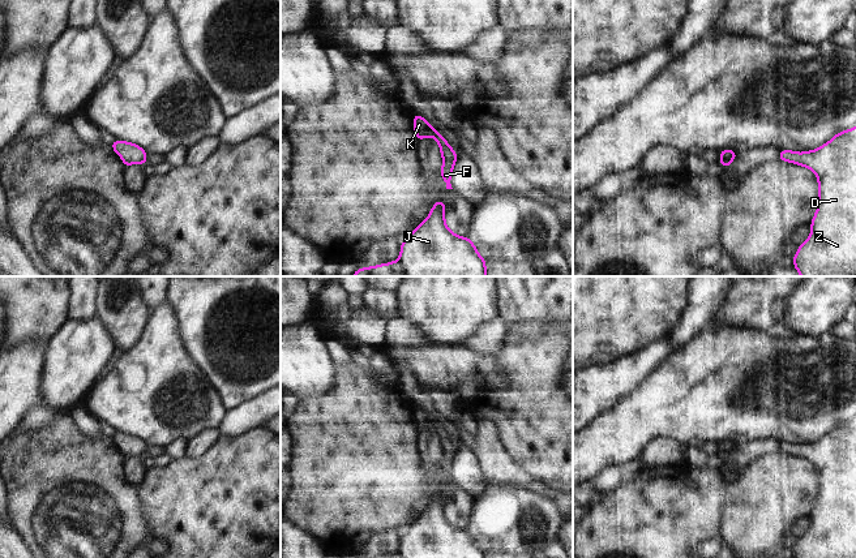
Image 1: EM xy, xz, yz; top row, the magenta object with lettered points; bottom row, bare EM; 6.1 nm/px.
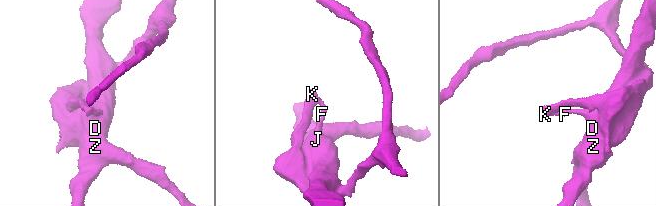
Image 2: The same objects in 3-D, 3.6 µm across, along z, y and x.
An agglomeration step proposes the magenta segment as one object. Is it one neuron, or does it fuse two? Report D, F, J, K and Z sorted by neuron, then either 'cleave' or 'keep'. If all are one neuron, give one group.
D F J Z / K | cleave

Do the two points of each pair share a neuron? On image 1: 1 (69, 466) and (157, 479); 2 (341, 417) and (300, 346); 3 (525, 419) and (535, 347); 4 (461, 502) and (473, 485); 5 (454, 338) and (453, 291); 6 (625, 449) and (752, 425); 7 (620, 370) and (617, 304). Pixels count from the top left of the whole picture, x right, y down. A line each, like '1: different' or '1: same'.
1: different
2: different
3: same
4: different
5: same
6: same
7: different

